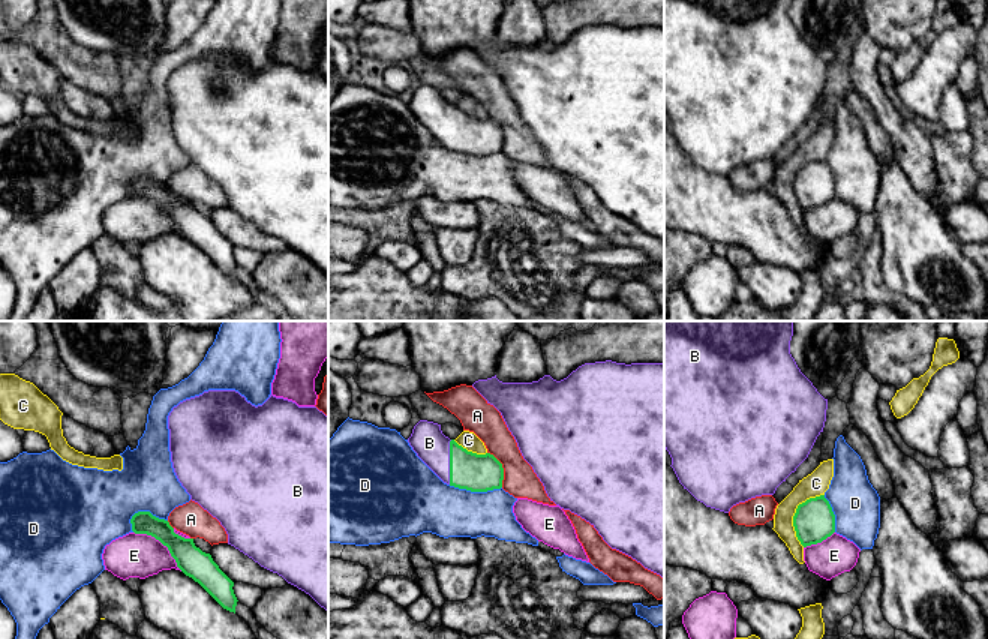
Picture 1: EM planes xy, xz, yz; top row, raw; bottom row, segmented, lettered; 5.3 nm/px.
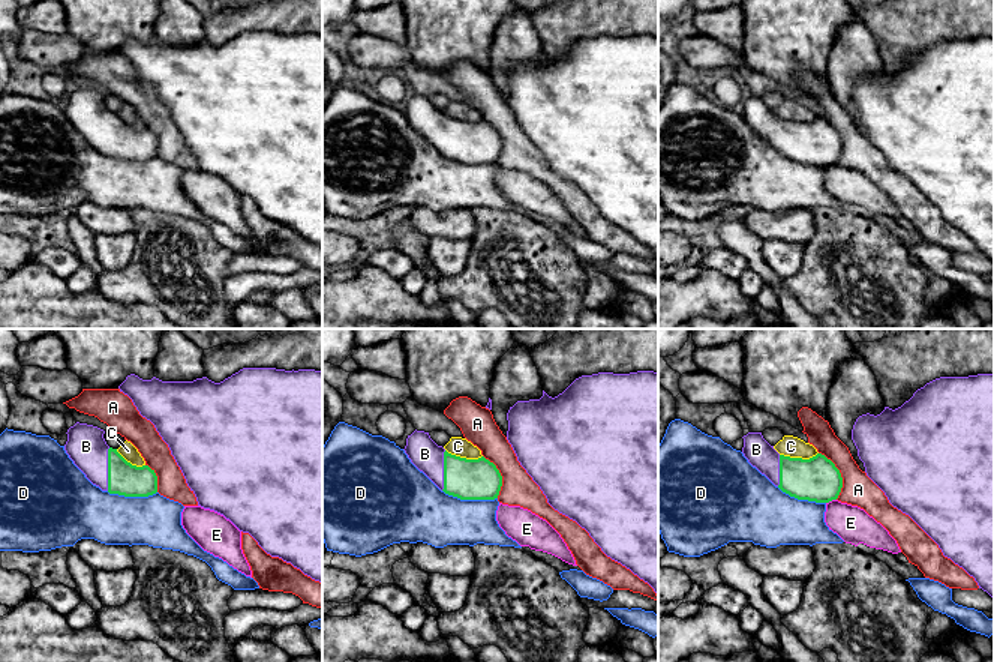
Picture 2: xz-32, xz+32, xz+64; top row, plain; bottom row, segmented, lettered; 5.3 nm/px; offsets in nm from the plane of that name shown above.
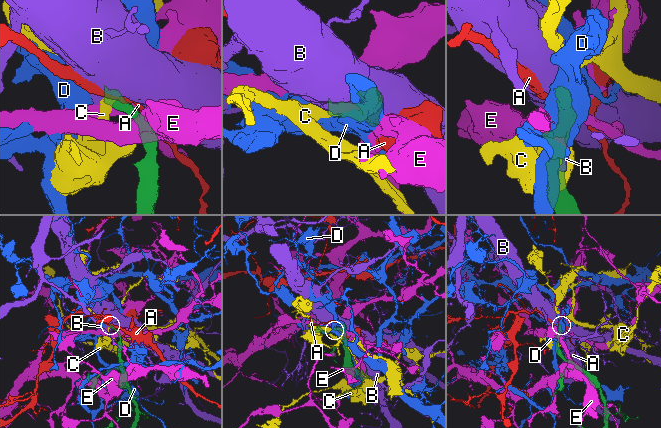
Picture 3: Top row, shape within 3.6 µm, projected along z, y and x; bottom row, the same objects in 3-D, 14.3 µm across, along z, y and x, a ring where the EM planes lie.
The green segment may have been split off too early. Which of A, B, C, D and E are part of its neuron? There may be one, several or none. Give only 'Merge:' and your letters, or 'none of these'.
Merge: B

